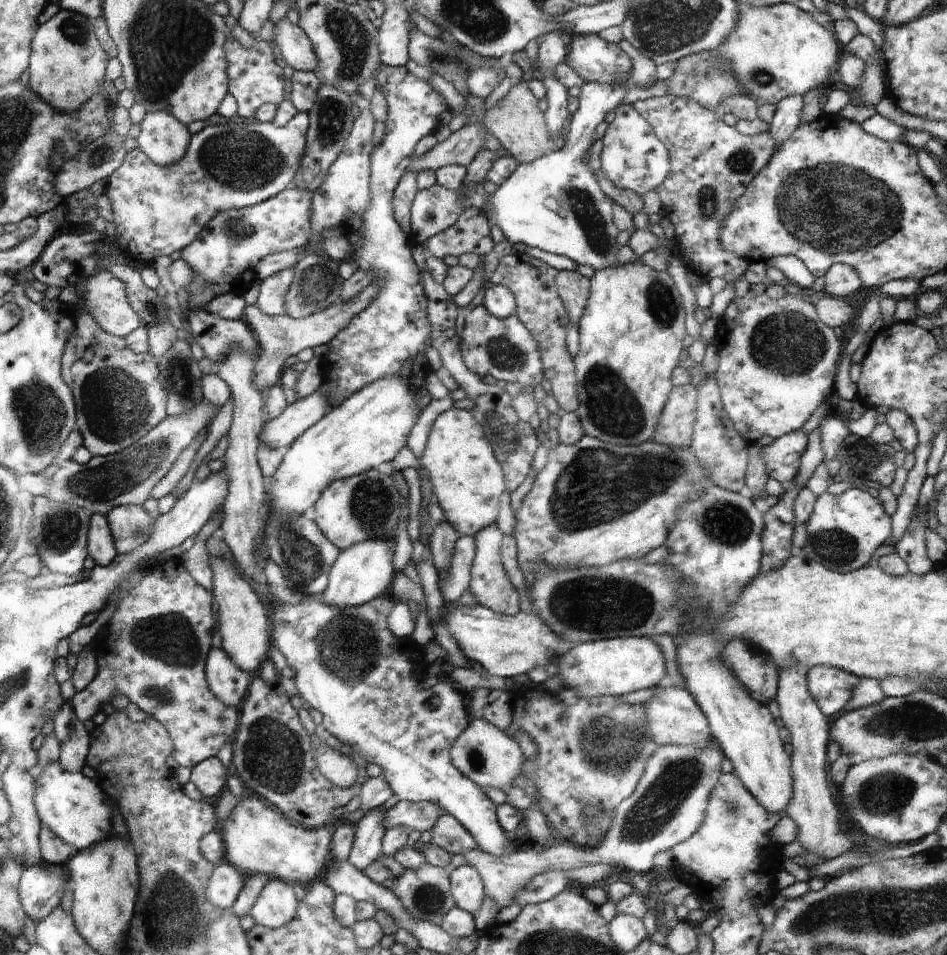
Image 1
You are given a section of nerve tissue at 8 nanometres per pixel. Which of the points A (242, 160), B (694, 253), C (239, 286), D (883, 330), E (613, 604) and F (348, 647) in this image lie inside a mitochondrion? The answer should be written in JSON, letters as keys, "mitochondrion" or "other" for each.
{"A":"mitochondrion","B":"other","C":"other","D":"other","E":"mitochondrion","F":"mitochondrion"}

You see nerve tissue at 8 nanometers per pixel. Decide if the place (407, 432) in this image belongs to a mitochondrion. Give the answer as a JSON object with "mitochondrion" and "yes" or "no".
{"mitochondrion":"no"}

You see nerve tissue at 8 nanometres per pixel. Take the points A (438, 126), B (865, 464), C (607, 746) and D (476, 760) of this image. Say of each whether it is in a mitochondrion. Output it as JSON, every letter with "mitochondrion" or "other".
{"A":"other","B":"mitochondrion","C":"mitochondrion","D":"mitochondrion"}

